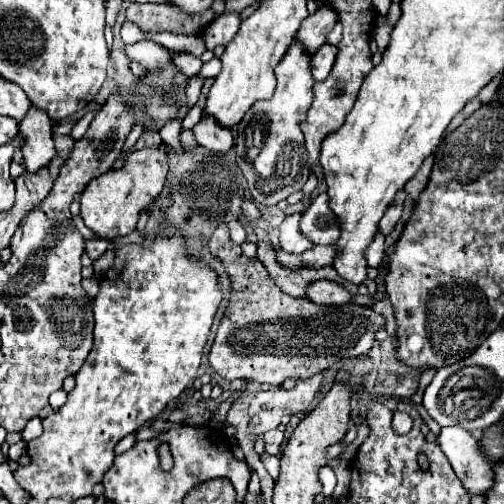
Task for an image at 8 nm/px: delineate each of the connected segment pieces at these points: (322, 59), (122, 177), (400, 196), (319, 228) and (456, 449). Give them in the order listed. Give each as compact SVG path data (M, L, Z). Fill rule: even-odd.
M324 44L322 48L318 48L314 52L314 58L312 58L312 74L316 80L326 80L332 66L334 66L334 58L336 58L336 52L338 48L336 46L330 46L330 44Z
M166 146L160 148L140 148L134 150L124 168L110 170L98 178L94 178L80 196L80 216L84 224L104 240L116 240L124 234L130 234L136 228L138 216L144 208L152 204L152 200L162 192L168 174Z
M402 188L402 190L396 194L396 198L394 198L394 204L390 204L390 210L386 210L386 214L382 216L382 220L380 220L380 224L378 224L378 230L380 230L384 236L388 236L388 234L392 232L394 224L398 222L400 214L402 214L404 198L406 198L406 192L404 192L404 188Z
M318 194L310 208L302 212L300 230L314 242L314 244L336 244L340 238L338 218L330 210L328 194Z
M460 426L442 428L438 434L438 444L450 460L456 476L462 480L468 494L486 494L490 490L490 460L486 460L480 444L470 436L470 432L462 430Z

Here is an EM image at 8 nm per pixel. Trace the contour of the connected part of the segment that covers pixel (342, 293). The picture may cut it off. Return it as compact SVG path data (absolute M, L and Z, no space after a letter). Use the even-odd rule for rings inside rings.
M314 280L306 286L306 296L316 304L346 304L352 294L332 280Z

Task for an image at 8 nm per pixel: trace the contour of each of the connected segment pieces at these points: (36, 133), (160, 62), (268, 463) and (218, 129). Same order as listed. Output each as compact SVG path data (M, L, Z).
M30 106L30 114L20 122L22 134L26 134L24 152L24 168L28 172L36 172L38 168L46 166L56 150L54 150L54 136L52 136L52 120L44 110Z
M142 40L136 44L126 44L124 46L126 56L130 58L130 62L138 62L142 64L146 70L156 70L156 68L166 68L168 64L172 64L172 56L168 52L168 48L164 48L158 42L152 40Z
M260 454L260 460L264 462L264 466L266 466L266 470L270 472L270 476L276 480L278 478L278 466L280 466L280 460L276 458L276 456L272 456L272 454Z
M202 116L200 122L192 128L196 142L212 152L226 152L232 148L232 134L224 126L218 126L214 118Z

